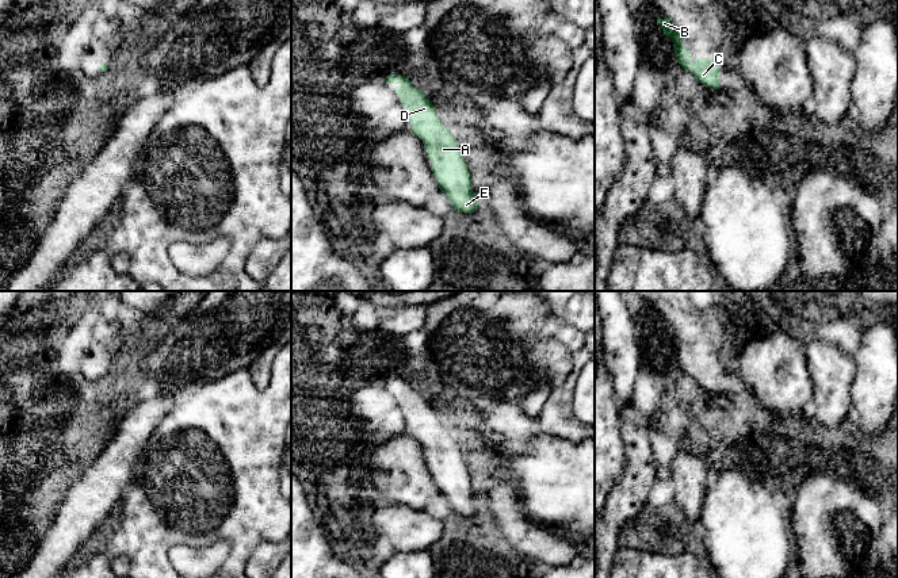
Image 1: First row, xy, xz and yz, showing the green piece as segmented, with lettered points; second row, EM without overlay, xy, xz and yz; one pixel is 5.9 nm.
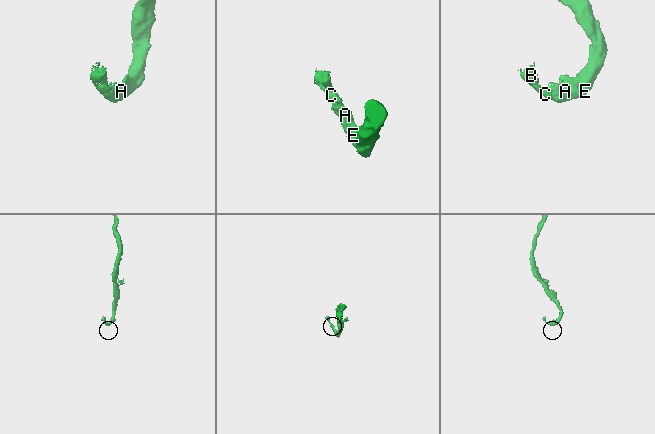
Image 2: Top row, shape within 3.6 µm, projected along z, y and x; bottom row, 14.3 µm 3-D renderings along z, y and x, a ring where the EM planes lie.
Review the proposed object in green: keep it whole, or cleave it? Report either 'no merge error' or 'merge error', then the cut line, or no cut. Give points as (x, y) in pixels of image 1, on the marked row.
no merge error | no cut

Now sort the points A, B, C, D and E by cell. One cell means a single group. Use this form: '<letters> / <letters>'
A B C D E

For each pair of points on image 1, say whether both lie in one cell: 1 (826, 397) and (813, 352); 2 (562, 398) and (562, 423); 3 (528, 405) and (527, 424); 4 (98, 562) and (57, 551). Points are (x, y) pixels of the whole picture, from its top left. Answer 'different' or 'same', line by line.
1: same
2: same
3: different
4: different

